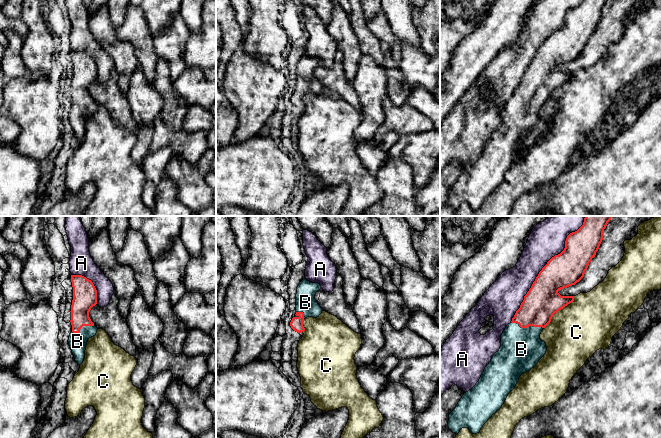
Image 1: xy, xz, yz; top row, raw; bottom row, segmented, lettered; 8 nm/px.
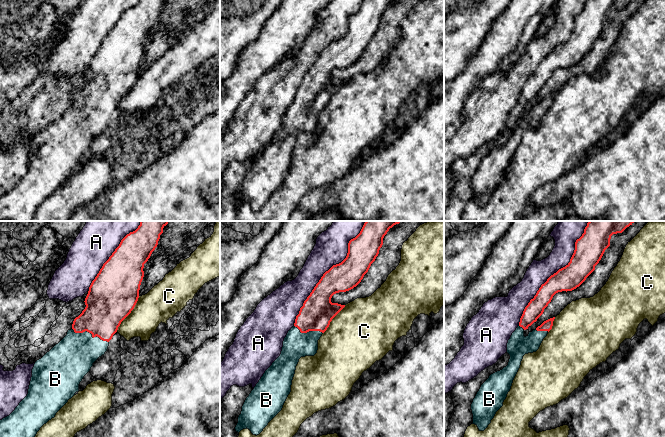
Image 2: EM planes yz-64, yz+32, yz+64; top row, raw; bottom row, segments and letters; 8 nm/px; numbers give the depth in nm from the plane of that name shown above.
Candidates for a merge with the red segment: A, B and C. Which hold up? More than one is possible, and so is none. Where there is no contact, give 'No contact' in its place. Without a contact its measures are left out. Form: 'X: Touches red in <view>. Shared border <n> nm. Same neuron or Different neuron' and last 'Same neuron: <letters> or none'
A: Touches red in yz. Shared border 1050 nm. Different neuron
B: Touches red in yz. Shared border 280 nm. Same neuron
C: Touches red in yz. Shared border 360 nm. Different neuron
Same neuron: B

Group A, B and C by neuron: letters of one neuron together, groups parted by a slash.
A / B / C

